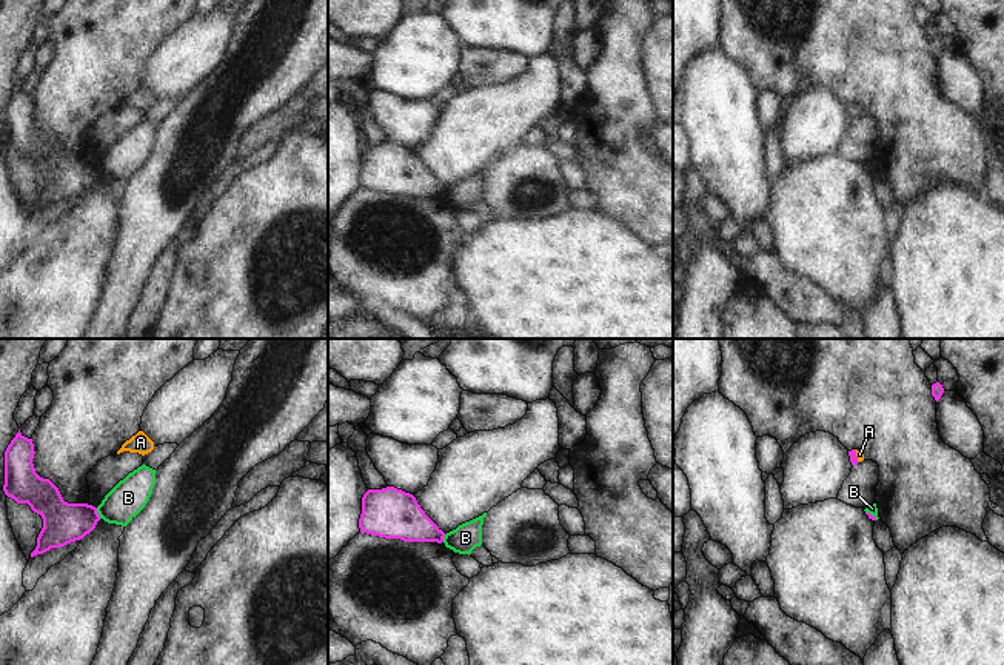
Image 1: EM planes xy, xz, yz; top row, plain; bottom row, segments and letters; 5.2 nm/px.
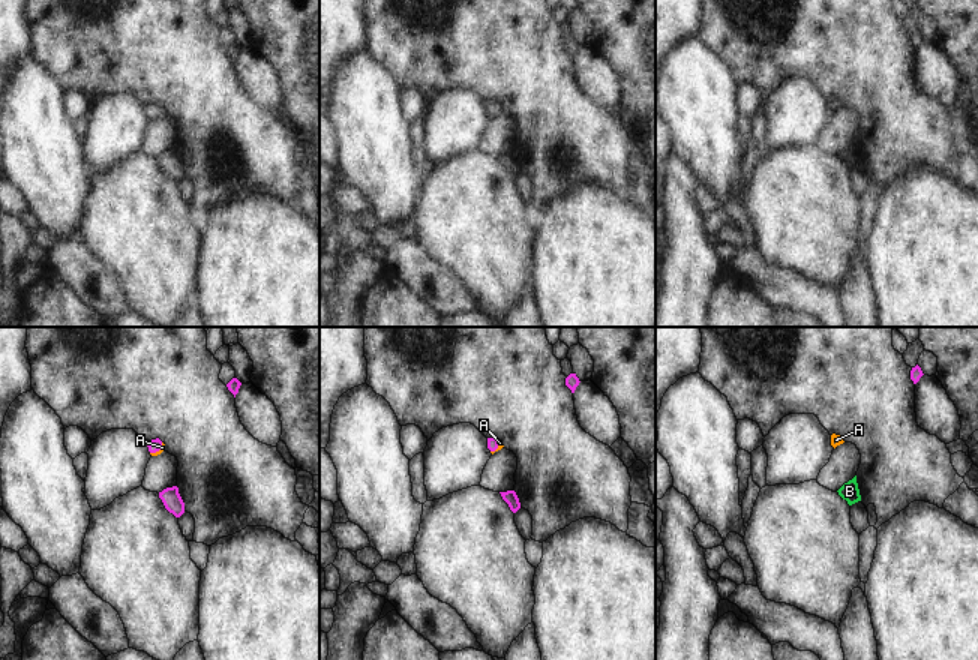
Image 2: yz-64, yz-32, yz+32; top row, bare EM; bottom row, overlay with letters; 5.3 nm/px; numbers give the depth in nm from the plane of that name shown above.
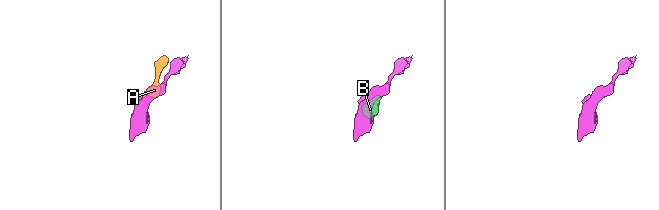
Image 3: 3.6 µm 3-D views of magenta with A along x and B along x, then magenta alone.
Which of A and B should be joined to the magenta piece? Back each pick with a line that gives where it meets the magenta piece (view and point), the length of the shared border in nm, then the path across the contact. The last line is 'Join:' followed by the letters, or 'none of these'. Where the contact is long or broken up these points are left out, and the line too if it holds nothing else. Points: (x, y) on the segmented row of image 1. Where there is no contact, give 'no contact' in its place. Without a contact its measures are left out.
A: meets magenta in yz at (856, 456); contact 70 nm long; runs through yz (853, 457), (856, 456), (860, 454)
Join: A

